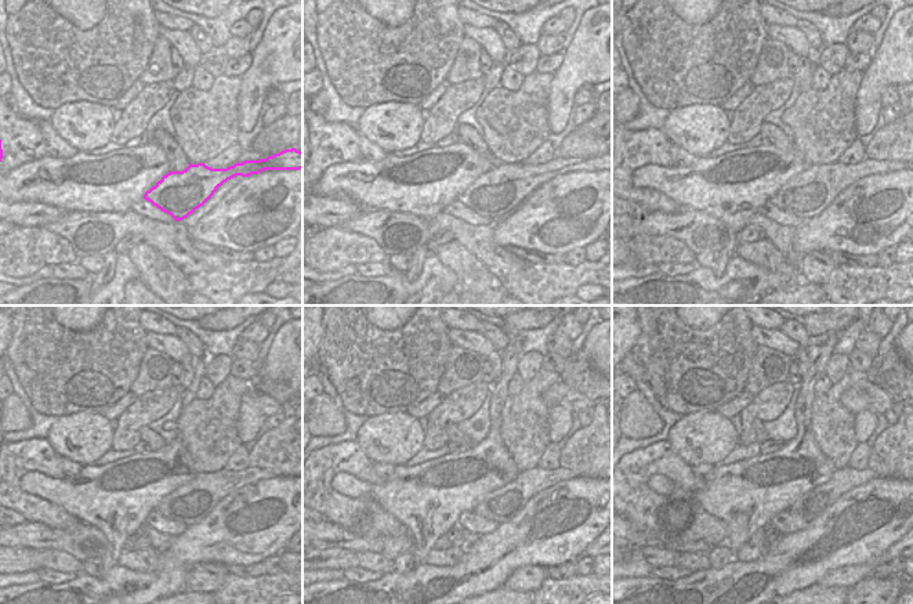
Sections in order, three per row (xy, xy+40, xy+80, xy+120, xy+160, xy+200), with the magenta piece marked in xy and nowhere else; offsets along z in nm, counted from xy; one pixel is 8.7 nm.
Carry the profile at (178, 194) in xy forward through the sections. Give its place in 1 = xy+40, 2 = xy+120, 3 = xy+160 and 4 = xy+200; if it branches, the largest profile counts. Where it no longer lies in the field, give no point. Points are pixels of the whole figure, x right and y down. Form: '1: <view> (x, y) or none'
1: xy+40 (502, 190)
2: xy+120 (189, 503)
3: xy+160 (502, 505)
4: xy+200 (815, 502)

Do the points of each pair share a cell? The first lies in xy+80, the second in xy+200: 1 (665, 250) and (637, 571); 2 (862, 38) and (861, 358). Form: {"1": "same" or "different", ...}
{"1": "different", "2": "different"}

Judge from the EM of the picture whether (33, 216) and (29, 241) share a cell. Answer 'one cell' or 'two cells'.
two cells

